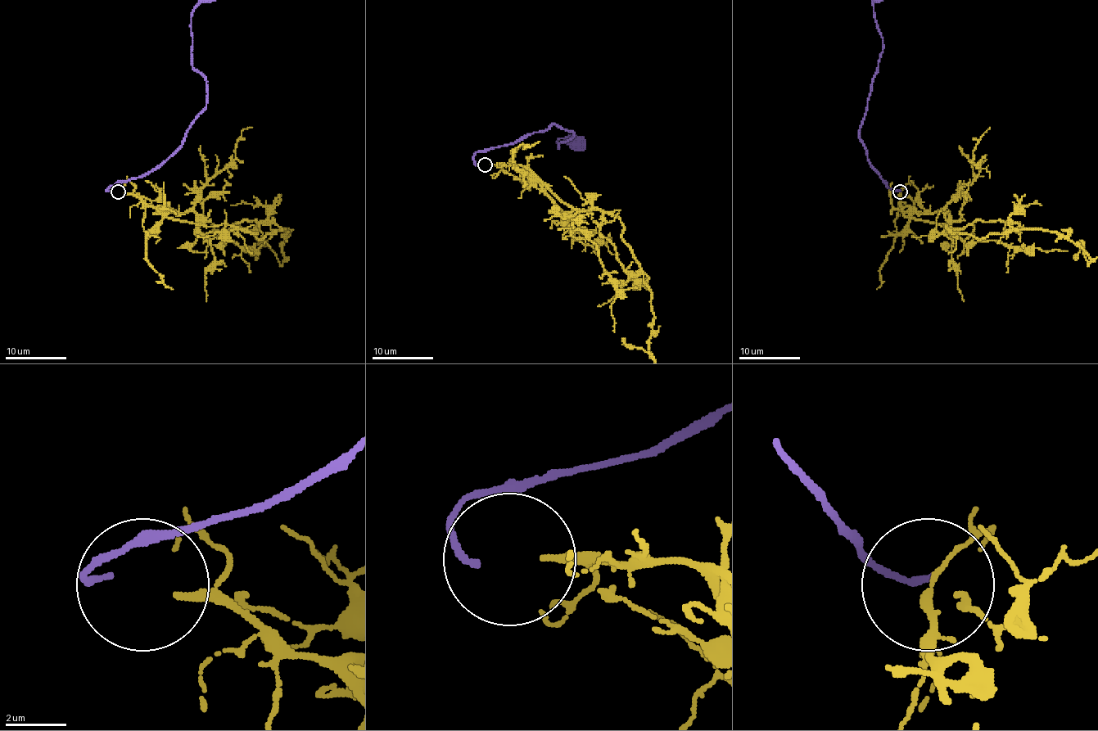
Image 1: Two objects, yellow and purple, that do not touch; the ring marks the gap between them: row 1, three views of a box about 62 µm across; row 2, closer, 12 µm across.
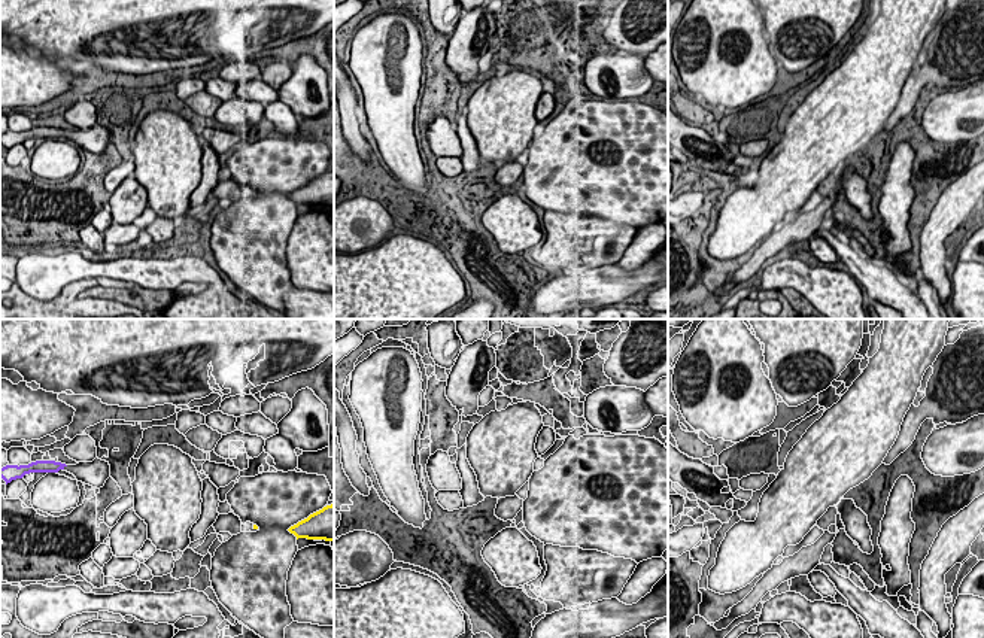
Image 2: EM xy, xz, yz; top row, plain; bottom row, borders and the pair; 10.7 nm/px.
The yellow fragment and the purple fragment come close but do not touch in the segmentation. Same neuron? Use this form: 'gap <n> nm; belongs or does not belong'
gap 2100 nm; belongs

